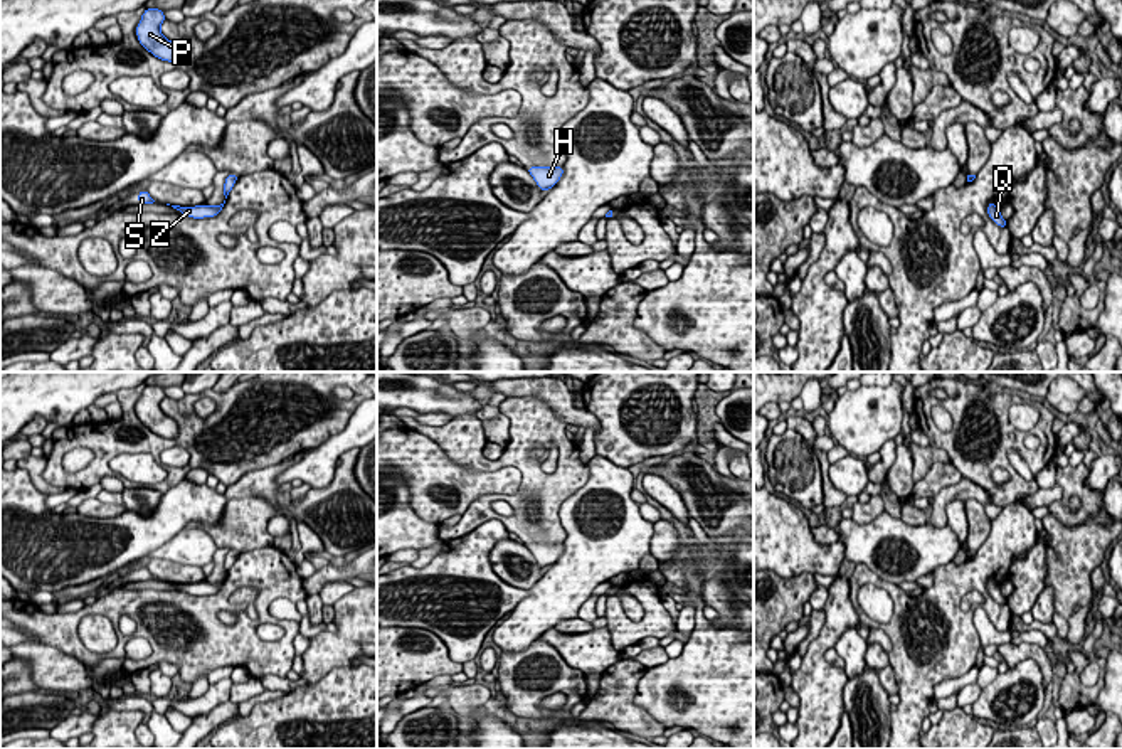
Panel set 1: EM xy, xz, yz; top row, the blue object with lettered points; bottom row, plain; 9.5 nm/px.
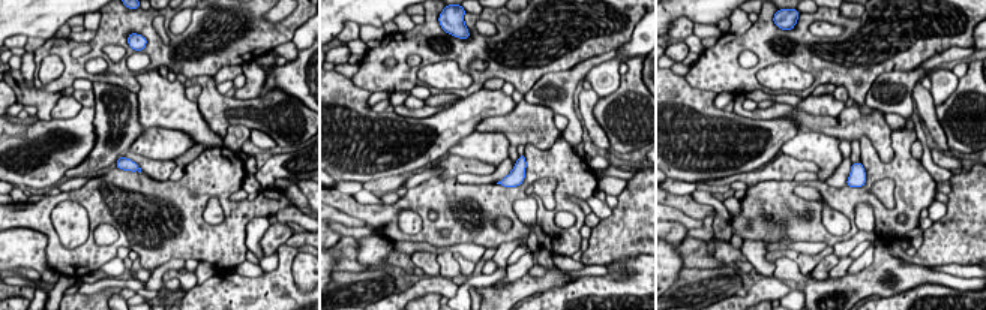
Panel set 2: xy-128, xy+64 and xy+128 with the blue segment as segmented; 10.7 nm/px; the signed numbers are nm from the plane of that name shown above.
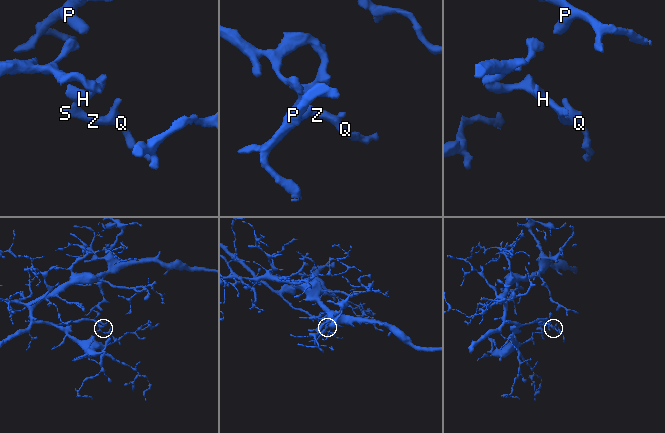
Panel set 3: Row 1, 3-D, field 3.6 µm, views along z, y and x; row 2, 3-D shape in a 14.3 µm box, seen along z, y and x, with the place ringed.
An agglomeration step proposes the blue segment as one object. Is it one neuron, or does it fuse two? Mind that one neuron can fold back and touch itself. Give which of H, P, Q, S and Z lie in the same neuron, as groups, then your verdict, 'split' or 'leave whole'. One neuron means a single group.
H P Q S Z | leave whole

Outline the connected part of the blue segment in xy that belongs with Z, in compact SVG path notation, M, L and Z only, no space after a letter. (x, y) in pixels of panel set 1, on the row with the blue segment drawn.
M225 200L220 205L195 205L195 207L180 207L180 205L172 205L173 209L177 209L180 214L193 217L193 219L204 219L204 217L215 217L222 207L224 207Z

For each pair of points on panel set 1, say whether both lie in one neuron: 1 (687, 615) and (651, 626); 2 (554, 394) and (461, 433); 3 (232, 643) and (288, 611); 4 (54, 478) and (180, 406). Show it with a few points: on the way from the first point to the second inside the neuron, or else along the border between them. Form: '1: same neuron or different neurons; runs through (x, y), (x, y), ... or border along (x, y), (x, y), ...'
1: different neurons; border along (675, 625), (682, 633), (688, 635)
2: different neurons; border along (507, 396), (537, 396), (567, 423)
3: different neurons; border along (269, 603), (269, 611), (275, 616), (298, 623)
4: same neuron; runs through (93, 470), (118, 443), (172, 443)

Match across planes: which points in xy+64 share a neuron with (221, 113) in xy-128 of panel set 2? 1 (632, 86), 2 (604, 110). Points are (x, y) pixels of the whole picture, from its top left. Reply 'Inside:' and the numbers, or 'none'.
Inside: 1, 2

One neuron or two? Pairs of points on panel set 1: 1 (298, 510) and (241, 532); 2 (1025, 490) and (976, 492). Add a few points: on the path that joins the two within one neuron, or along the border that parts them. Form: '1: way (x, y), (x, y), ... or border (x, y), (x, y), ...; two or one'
1: way (285, 510), (263, 510), (254, 519); one
2: border (963, 477), (978, 483), (993, 502); two

